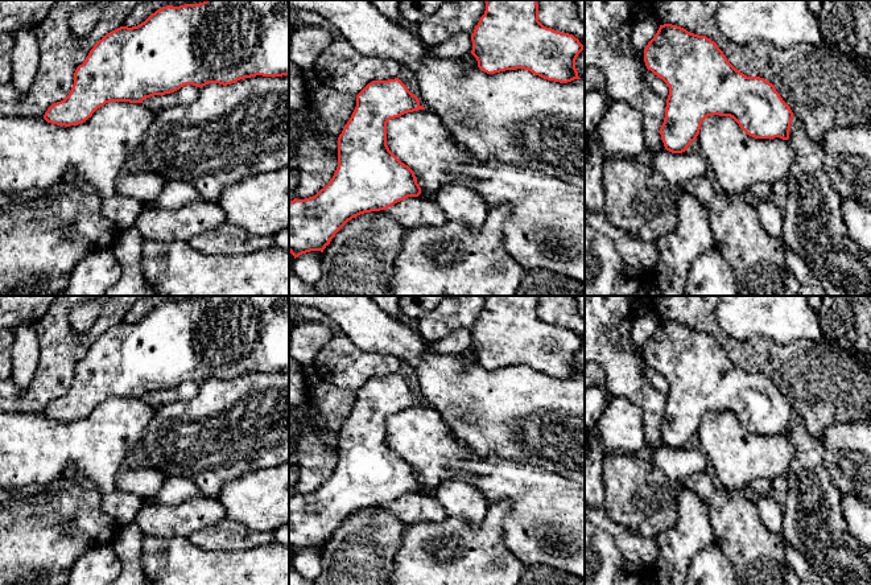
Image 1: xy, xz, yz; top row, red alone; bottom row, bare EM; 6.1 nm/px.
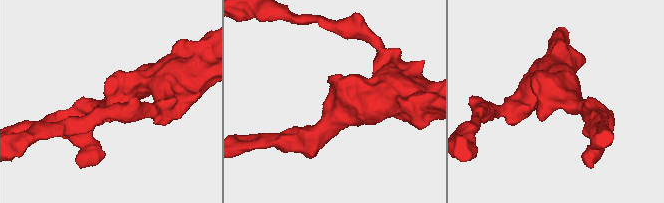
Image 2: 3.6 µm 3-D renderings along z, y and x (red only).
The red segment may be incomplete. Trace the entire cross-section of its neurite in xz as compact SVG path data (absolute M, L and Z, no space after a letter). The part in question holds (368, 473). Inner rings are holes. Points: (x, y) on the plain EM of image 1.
M399 374L372 376L356 391L356 403L338 433L338 462L333 474L314 493L289 498L289 548L294 555L310 547L323 548L352 514L387 506L408 493L421 490L414 467L387 441L387 419L424 404Z

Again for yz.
M664 320L644 345L648 366L661 374L669 383L665 413L660 424L666 446L682 449L699 429L707 412L732 413L739 423L755 434L789 434L793 408L783 396L775 382L760 372L747 372L736 366L718 341L706 331Z

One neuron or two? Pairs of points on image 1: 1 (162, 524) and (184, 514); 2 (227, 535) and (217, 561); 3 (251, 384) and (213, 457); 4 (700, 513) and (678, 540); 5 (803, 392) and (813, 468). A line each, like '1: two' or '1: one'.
1: one
2: two
3: one
4: one
5: two

